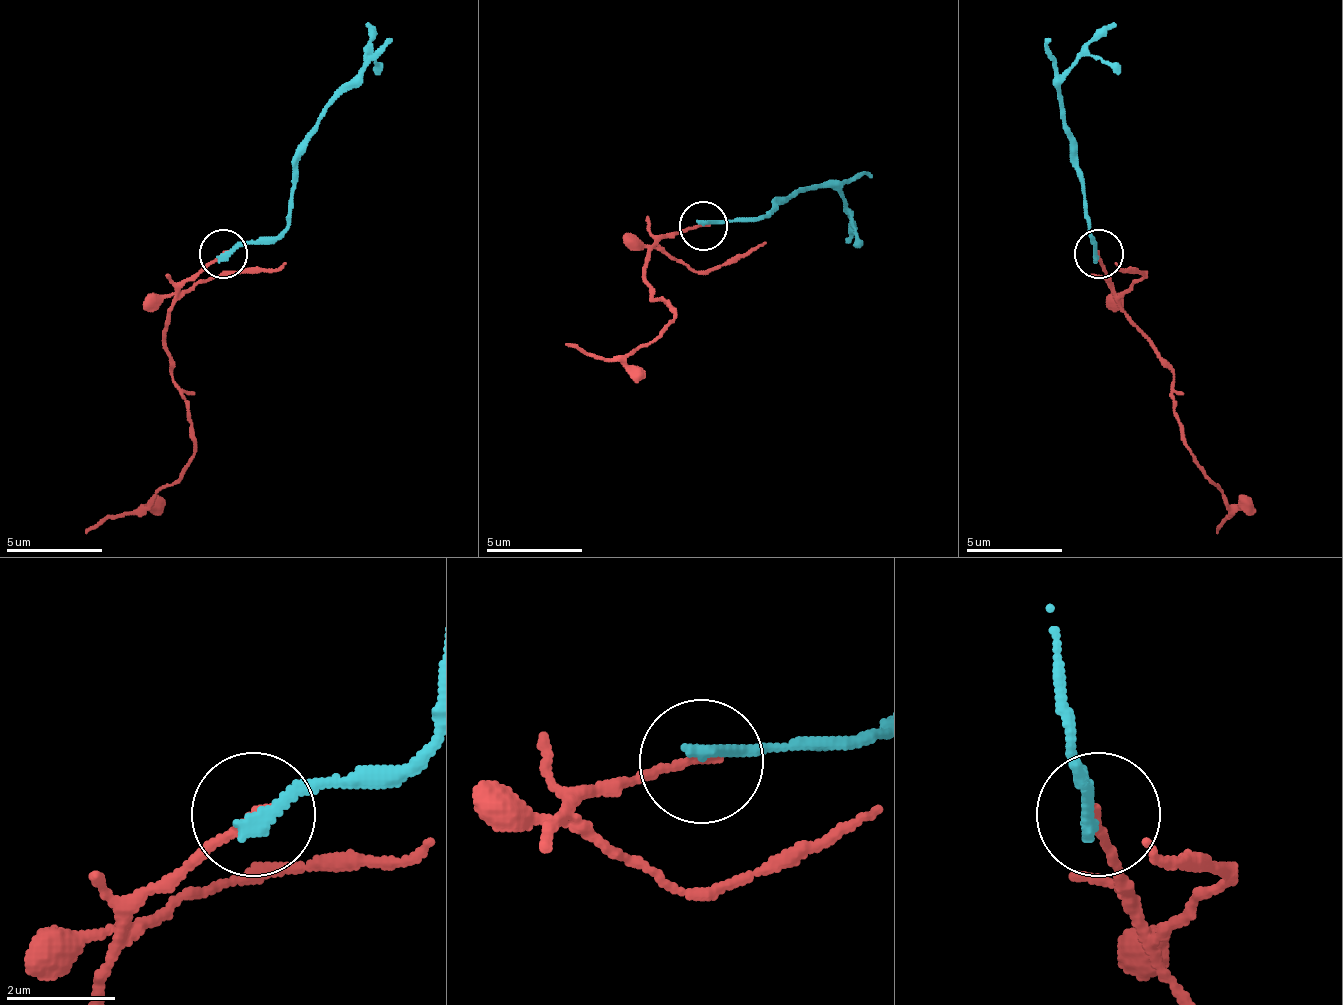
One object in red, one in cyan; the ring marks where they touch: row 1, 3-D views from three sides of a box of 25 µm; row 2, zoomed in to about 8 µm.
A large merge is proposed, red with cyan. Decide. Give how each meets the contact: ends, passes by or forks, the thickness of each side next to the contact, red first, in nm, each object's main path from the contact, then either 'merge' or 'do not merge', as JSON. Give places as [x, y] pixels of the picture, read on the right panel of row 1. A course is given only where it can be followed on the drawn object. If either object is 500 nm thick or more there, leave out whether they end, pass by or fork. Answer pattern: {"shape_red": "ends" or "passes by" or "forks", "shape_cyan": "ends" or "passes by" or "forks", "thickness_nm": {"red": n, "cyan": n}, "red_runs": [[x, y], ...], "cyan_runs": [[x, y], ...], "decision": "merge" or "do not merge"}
{"shape_red": "ends", "shape_cyan": "ends", "thickness_nm": {"red": 180, "cyan": 260}, "red_runs": [[1097, 255], [1136, 332], [1175, 375], [1175, 419], [1194, 462], [1233, 511], [1218, 535]], "cyan_runs": [[1097, 255], [1088, 226], [1078, 153], [1059, 76], [1117, 23]], "decision": "do not merge"}

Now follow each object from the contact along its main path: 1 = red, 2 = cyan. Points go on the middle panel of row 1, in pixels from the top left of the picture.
1: (702, 224), (663, 239), (644, 263), (653, 302), (668, 302), (673, 321), (615, 360), (586, 355), (566, 345)
2: (702, 224), (764, 215), (774, 205), (832, 186), (851, 220), (847, 244)

